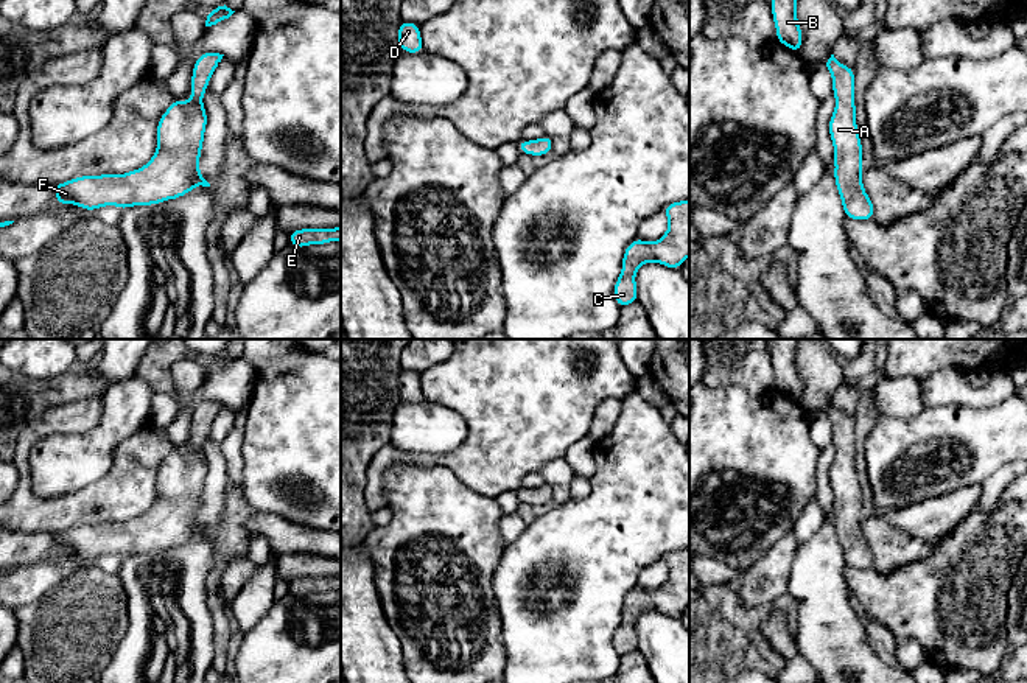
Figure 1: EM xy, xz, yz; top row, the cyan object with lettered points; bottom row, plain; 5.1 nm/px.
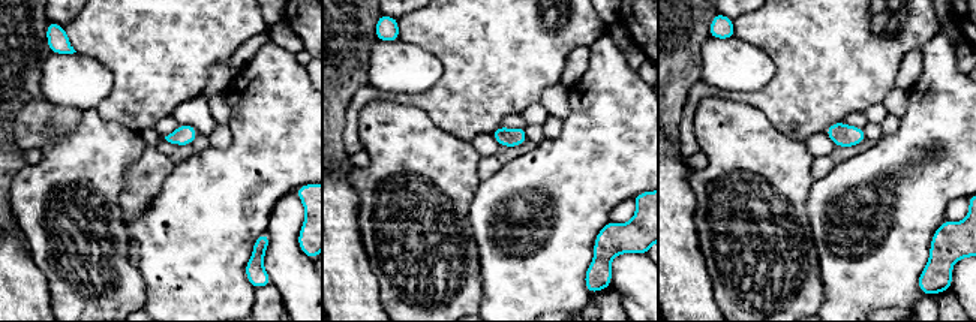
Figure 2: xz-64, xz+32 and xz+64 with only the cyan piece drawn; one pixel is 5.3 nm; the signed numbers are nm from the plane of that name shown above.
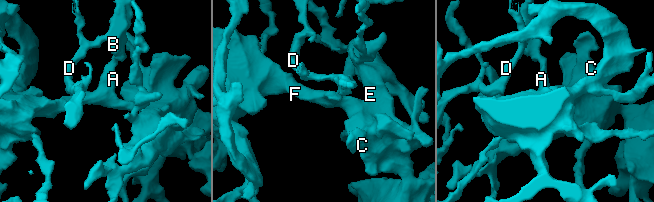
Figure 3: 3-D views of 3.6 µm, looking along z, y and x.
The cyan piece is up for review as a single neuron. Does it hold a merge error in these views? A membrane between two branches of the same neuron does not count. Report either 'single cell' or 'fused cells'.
single cell

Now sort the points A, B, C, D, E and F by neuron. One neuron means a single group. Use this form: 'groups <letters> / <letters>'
groups A B C D E F

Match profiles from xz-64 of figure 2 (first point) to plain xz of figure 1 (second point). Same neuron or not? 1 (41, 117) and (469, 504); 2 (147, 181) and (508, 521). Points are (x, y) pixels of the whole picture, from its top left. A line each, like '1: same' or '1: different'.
1: different
2: same

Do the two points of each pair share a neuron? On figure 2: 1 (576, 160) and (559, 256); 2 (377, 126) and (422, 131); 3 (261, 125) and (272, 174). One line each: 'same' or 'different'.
1: same
2: same
3: same

